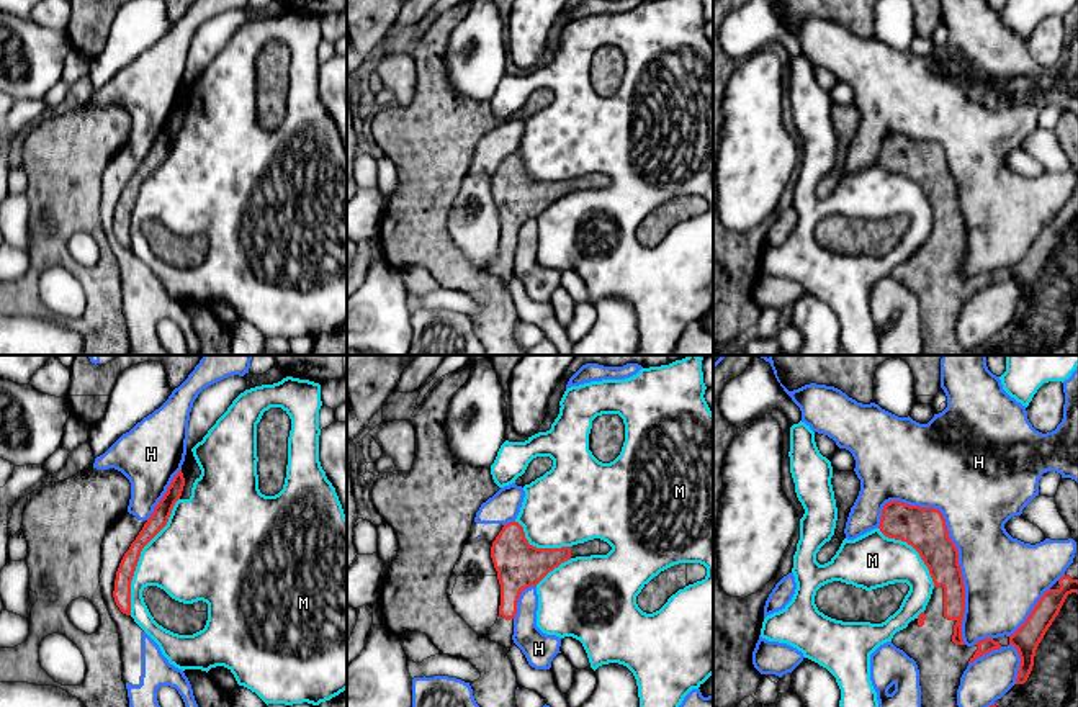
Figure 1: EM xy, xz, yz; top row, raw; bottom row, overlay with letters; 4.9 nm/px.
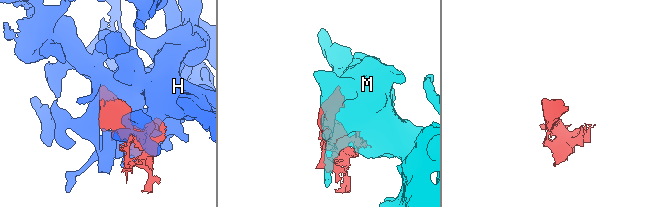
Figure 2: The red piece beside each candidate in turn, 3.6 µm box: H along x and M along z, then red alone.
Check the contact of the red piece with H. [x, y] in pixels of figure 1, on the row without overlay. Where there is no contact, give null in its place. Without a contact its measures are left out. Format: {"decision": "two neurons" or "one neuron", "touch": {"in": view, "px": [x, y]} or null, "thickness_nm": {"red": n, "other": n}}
{"decision": "two neurons", "touch": {"in": "yz", "px": [957, 185]}, "thickness_nm": {"red": 220, "other": 380}}

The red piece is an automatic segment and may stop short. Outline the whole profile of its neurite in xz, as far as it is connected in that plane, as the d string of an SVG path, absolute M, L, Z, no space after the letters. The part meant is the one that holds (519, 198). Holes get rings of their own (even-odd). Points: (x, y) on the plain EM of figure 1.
M463 0L442 10L425 28L409 52L415 62L415 92L409 105L383 106L370 118L370 134L398 167L399 185L386 200L378 239L383 259L396 268L420 265L443 288L469 295L481 311L469 316L473 329L486 355L527 355L515 334L517 308L507 290L514 277L514 252L523 223L537 219L550 205L576 190L607 188L612 180L600 173L587 173L573 180L537 182L525 172L519 155L502 160L491 180L491 191L501 218L499 250L486 270L478 268L453 242L447 223L453 201L469 170L471 159L481 137L501 121L491 103L461 98L450 85L445 64L451 31L471 10L471 0Z

